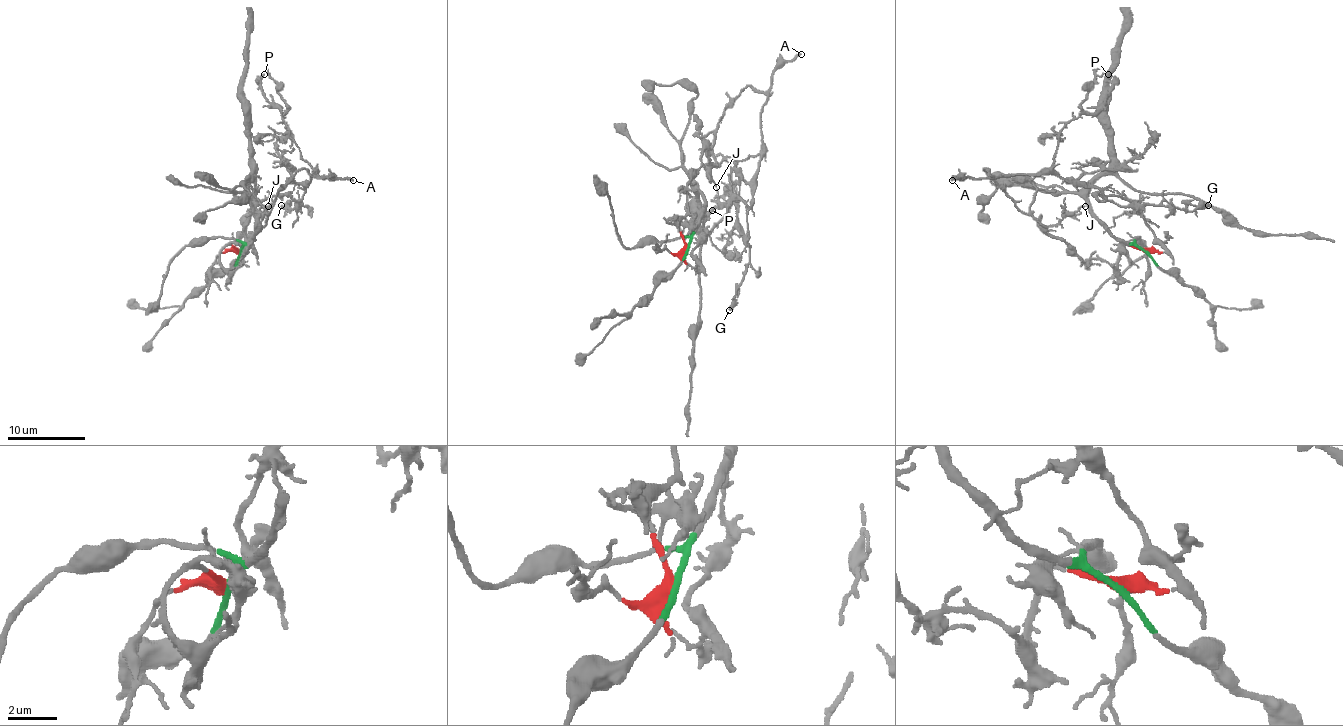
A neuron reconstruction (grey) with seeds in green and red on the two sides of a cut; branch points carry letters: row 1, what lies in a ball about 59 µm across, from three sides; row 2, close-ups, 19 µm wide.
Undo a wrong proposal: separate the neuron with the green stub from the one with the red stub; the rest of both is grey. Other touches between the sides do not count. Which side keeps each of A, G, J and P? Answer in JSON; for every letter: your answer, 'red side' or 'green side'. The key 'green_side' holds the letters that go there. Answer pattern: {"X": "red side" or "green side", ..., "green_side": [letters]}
{"A": "red side", "G": "red side", "J": "red side", "P": "red side", "green_side": []}

